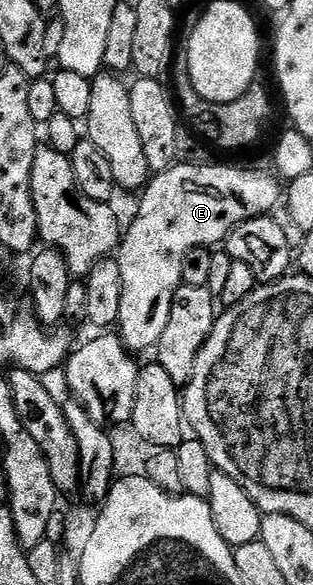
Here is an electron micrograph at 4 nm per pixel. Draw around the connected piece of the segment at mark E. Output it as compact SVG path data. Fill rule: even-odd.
M177 162L171 168L167 168L165 172L155 173L143 189L142 195L144 197L141 198L140 205L136 208L136 217L133 218L129 228L127 225L120 247L114 256L122 270L122 310L118 321L118 335L123 340L124 347L133 354L144 352L147 348L148 351L155 349L156 343L162 338L162 330L166 330L166 322L170 322L172 299L176 291L182 287L182 258L186 258L186 254L195 248L215 249L217 246L223 245L229 234L238 226L242 226L242 222L275 213L276 203L279 205L282 200L282 184L275 175L267 176L266 173L255 172L252 168L231 168L228 164L183 164L183 162Z

